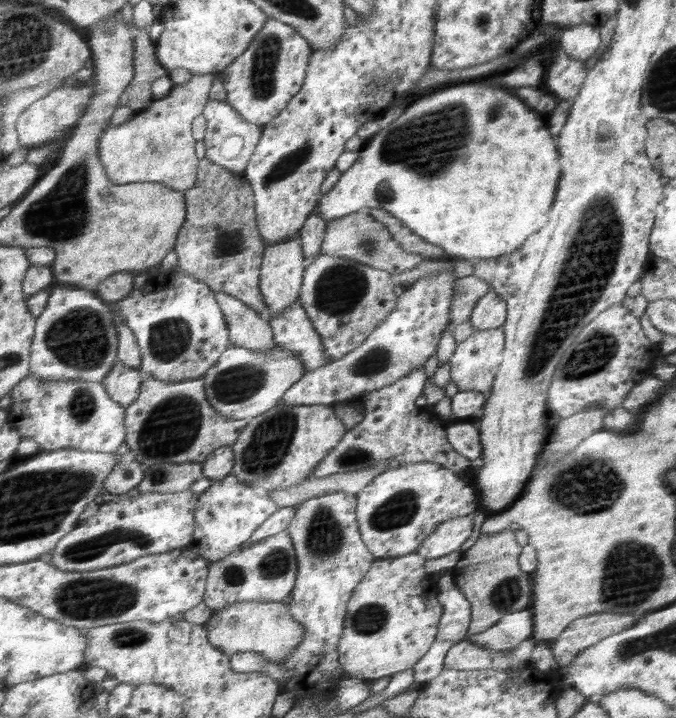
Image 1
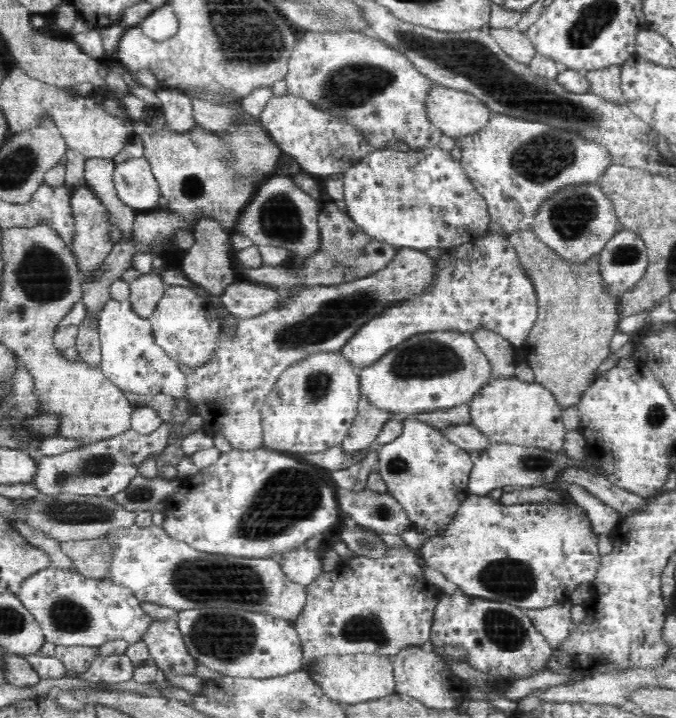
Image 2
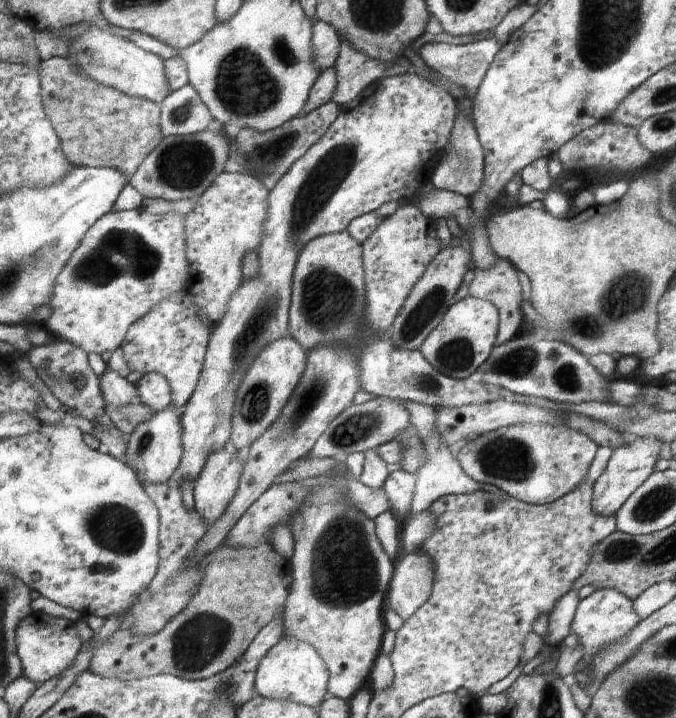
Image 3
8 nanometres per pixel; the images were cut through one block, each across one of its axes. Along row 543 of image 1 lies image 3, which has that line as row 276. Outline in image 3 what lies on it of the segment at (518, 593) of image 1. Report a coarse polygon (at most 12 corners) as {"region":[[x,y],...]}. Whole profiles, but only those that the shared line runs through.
{"region":[[499,258],[490,270],[474,268],[468,295],[498,310],[494,346],[522,330],[517,269]]}

